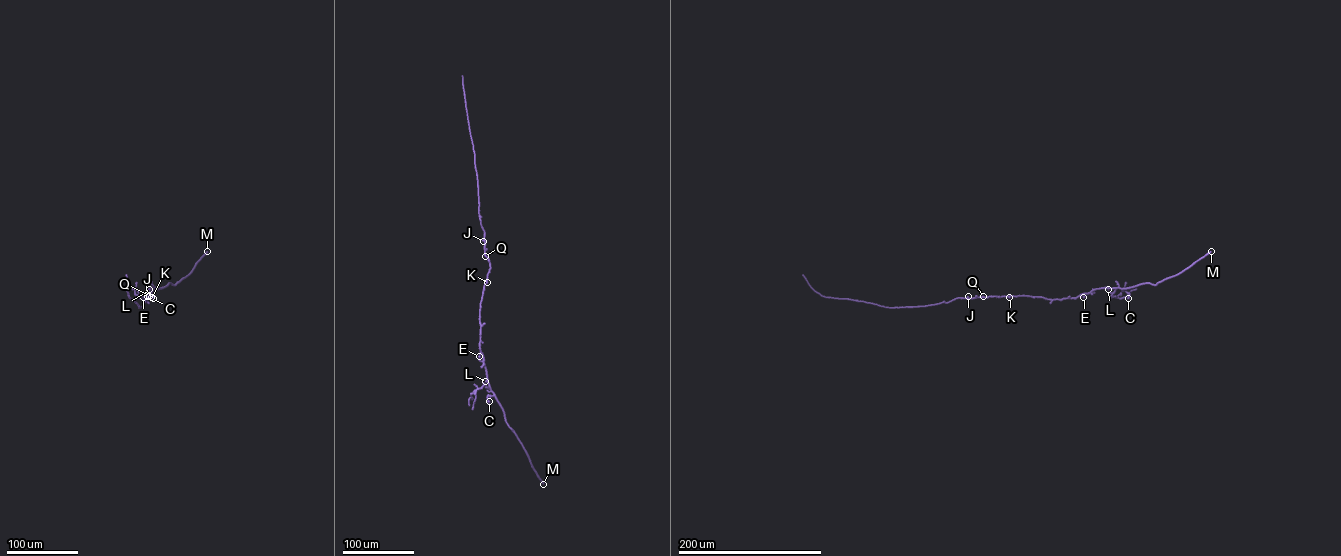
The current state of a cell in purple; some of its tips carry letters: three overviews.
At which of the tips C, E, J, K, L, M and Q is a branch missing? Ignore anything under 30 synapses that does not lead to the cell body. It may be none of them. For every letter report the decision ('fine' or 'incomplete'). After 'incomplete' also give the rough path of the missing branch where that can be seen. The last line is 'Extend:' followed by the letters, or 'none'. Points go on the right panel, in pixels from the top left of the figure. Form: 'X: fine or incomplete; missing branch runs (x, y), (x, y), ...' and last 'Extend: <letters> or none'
C: fine
E: fine
J: fine
K: fine
L: fine
M: fine
Q: fine
Extend: none

